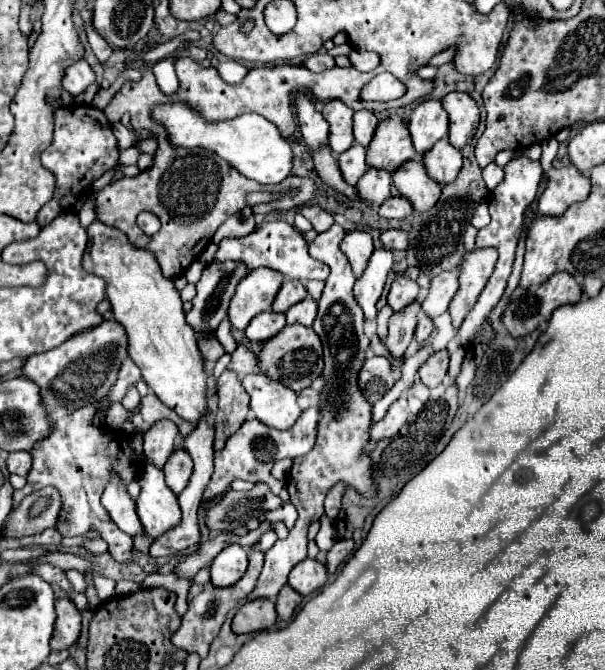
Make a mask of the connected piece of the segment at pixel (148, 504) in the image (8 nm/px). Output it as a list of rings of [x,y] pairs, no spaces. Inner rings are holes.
[[[147,462],[139,472],[139,484],[141,492],[137,496],[137,514],[145,536],[157,540],[181,522],[181,508],[157,466]]]

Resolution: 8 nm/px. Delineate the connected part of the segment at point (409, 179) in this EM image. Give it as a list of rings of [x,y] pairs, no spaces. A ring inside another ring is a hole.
[[[405,162],[397,172],[393,172],[393,184],[421,214],[431,210],[441,196],[441,186],[435,180],[429,180],[421,162]]]

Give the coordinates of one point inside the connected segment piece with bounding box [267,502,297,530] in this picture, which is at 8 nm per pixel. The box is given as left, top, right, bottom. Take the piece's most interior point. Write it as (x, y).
(287, 514)

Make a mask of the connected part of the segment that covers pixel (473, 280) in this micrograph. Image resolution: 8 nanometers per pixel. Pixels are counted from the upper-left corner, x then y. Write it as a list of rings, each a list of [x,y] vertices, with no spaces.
[[[475,248],[465,254],[459,266],[459,290],[449,304],[449,312],[453,318],[453,328],[459,328],[467,312],[479,298],[479,292],[485,288],[489,276],[493,274],[497,262],[495,248]]]

